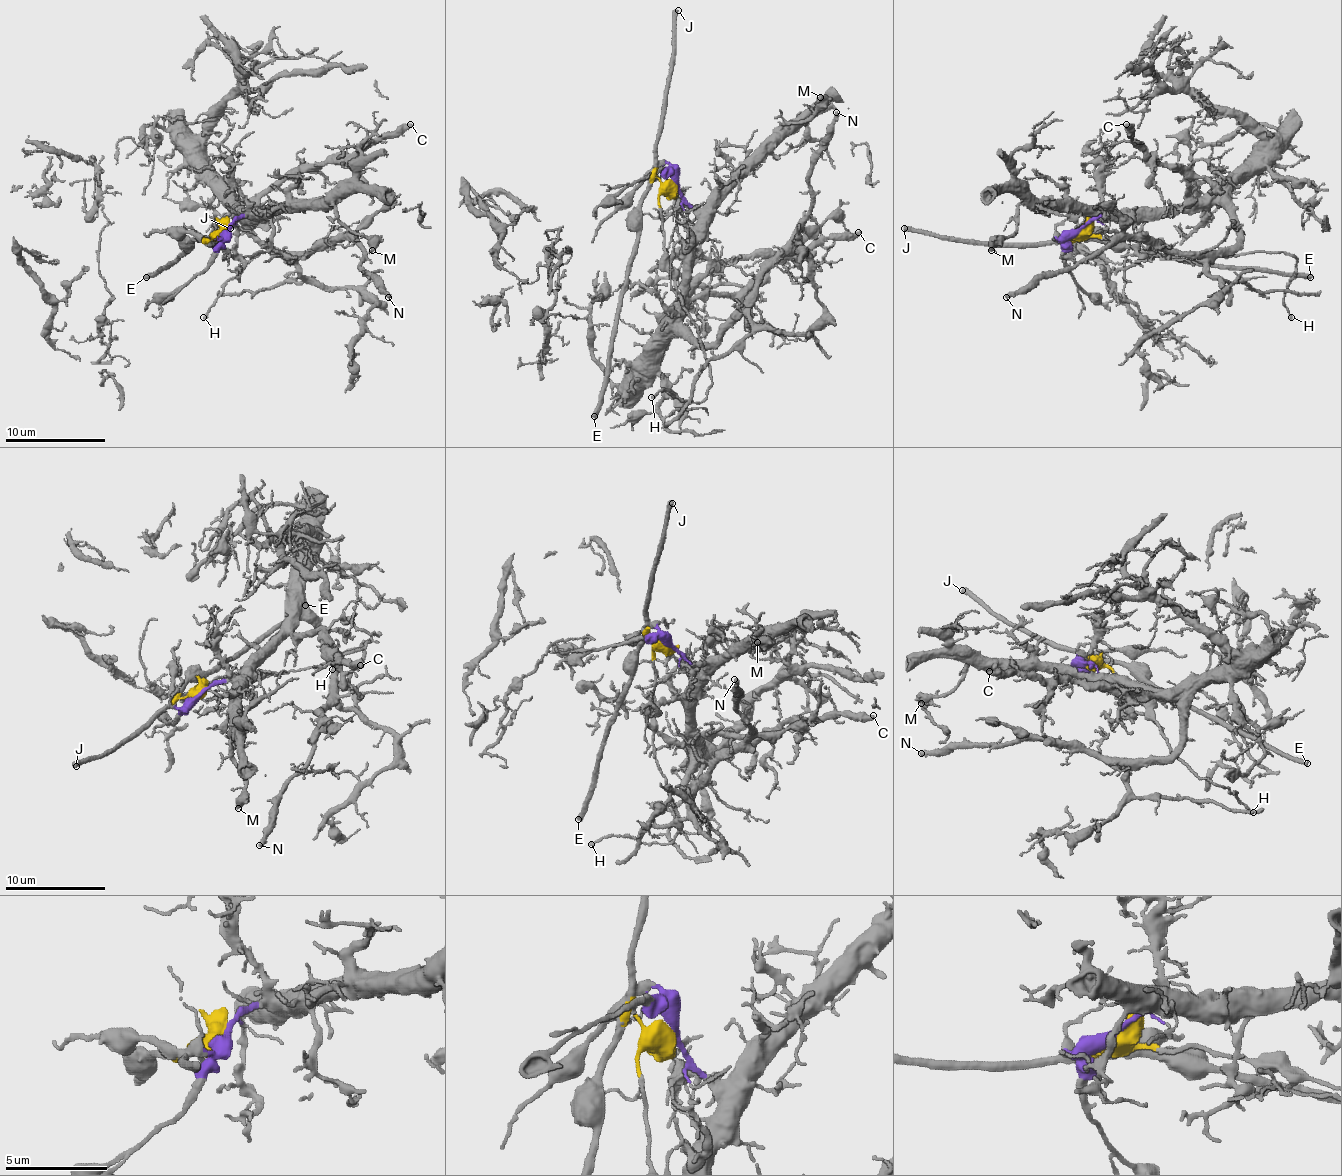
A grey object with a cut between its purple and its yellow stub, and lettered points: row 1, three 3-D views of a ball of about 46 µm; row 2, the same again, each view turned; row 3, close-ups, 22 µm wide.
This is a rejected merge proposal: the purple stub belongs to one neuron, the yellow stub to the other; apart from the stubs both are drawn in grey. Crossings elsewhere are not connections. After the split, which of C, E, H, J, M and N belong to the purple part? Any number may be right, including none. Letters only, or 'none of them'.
C, M, N

